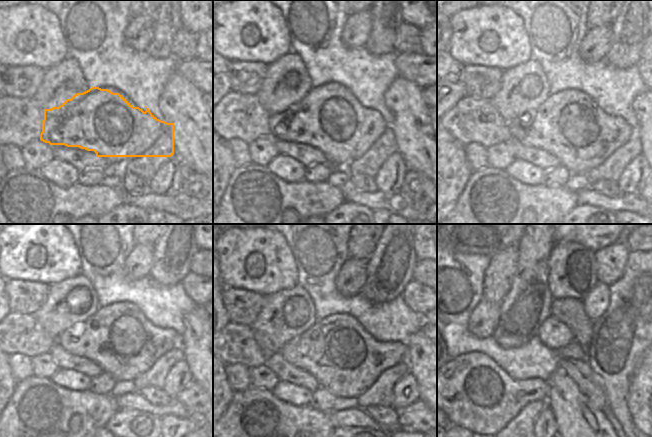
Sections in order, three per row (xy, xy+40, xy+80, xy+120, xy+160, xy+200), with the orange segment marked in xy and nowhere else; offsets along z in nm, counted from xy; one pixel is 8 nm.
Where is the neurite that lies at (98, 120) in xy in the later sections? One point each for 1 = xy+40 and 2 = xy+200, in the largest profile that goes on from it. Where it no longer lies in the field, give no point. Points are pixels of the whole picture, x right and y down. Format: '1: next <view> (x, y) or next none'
1: next xy+40 (343, 124)
2: next xy+200 (583, 388)

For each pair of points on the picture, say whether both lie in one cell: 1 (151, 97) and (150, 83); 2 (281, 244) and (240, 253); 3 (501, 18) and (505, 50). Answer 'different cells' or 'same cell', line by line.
1: same cell
2: same cell
3: same cell

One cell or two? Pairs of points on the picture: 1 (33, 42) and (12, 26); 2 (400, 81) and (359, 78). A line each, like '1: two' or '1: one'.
1: one
2: one

